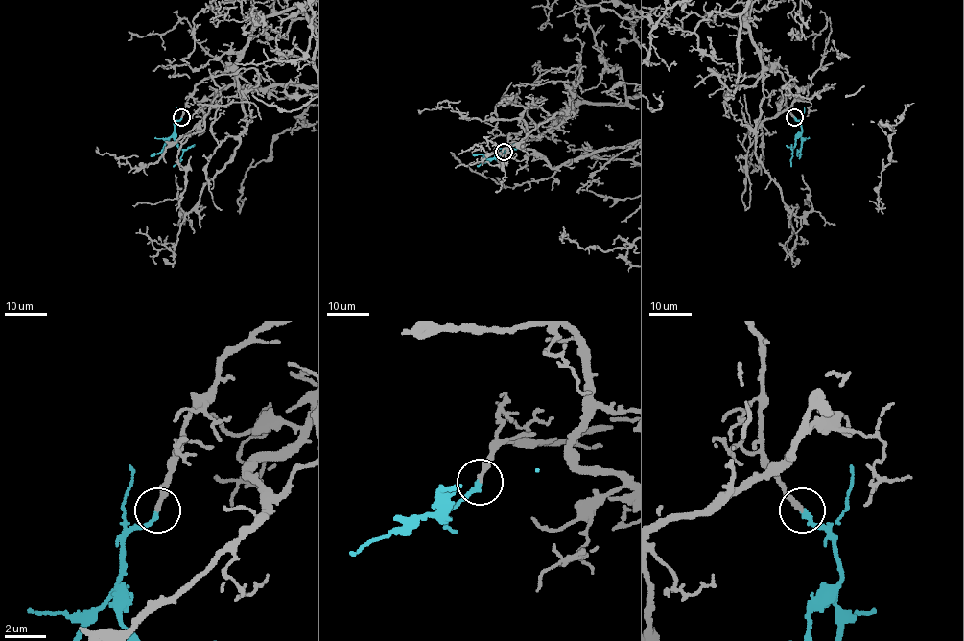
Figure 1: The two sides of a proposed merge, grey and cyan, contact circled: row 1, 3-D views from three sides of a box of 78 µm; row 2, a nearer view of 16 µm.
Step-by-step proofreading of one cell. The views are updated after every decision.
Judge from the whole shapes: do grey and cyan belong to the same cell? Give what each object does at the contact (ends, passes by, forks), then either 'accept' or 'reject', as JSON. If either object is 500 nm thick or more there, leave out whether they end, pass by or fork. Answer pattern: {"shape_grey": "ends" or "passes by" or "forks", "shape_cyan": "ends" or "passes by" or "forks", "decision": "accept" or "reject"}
{"shape_grey": "ends", "shape_cyan": "ends", "decision": "accept"}

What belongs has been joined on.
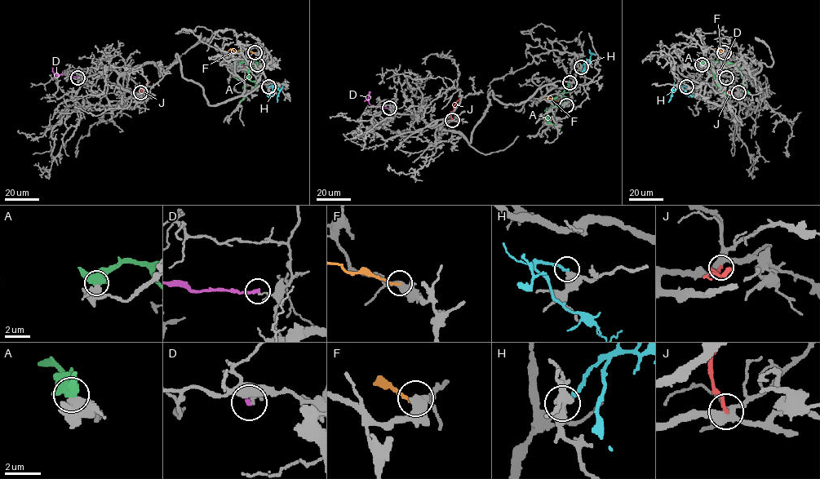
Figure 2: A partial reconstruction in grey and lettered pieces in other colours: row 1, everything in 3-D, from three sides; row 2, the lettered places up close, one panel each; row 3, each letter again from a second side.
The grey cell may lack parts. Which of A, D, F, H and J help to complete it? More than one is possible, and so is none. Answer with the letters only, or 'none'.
none

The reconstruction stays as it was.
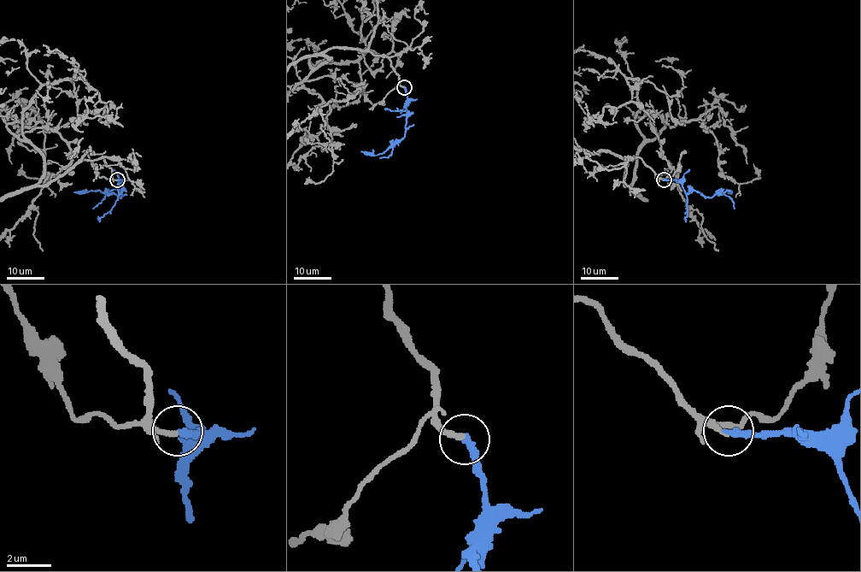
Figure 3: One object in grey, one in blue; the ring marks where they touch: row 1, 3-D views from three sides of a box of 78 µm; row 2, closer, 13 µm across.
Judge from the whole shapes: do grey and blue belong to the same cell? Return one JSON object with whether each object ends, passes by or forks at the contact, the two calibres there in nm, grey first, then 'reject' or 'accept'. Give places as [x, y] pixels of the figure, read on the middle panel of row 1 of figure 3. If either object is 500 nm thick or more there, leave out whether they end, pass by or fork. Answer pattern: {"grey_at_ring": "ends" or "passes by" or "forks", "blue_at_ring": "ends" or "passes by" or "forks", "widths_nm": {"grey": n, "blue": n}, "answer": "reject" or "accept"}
{"grey_at_ring": "ends", "blue_at_ring": "ends", "widths_nm": {"grey": 220, "blue": 320}, "answer": "accept"}

